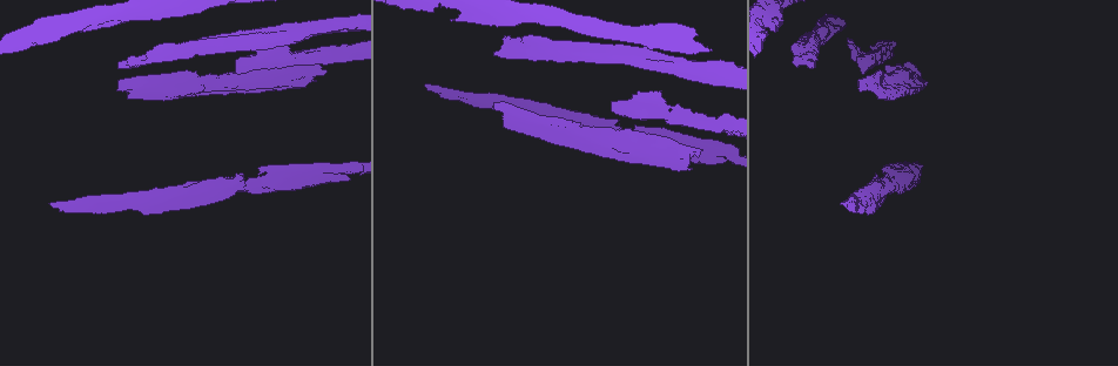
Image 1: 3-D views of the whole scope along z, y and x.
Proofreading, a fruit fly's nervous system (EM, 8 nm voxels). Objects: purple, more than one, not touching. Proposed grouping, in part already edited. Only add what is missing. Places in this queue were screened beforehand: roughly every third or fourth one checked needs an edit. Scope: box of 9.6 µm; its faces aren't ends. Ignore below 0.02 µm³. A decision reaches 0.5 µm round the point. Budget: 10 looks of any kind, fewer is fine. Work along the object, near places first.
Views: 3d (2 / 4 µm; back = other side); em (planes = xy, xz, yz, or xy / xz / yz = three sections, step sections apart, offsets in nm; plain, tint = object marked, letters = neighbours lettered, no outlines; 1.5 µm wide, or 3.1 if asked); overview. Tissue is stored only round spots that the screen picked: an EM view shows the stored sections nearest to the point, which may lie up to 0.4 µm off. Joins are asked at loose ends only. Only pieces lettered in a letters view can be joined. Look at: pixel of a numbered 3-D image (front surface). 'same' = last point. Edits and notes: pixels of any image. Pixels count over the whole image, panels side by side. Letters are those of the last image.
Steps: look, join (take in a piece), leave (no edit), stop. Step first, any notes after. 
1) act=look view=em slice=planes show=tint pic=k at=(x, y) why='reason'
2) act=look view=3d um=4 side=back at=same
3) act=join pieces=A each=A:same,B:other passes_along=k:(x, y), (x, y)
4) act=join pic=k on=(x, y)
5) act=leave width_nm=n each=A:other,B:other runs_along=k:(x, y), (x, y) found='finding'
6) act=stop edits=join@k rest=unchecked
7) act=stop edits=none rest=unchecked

act=look view=em slice=xz step=4 show=letters pic=1 at=(325, 69) why='branch stops here'

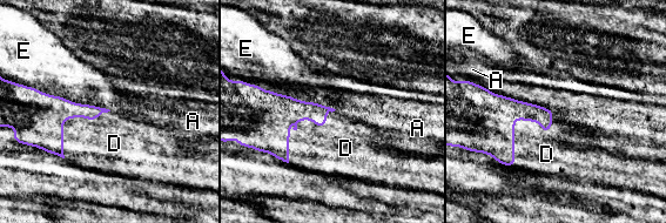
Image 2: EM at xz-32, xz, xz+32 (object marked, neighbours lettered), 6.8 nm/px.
act=join pieces=D each=A:other,D:same,E:other found='it goes on there'

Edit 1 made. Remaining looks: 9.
act=look view=overview why='see it whole again'

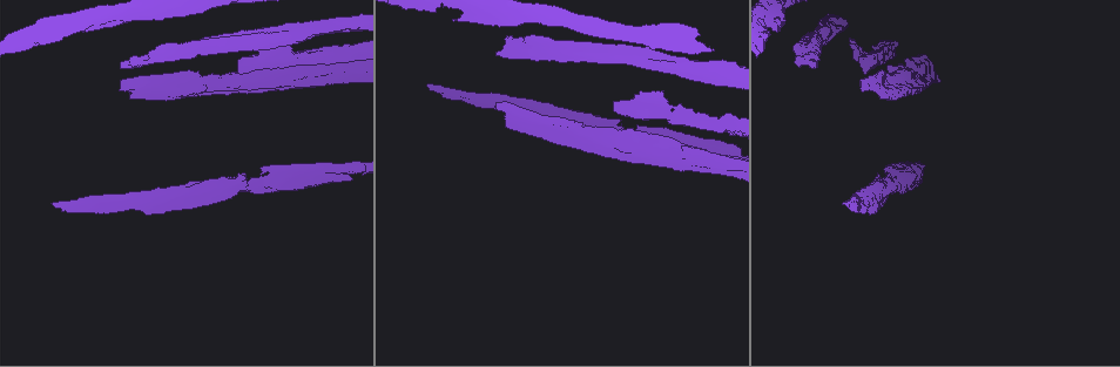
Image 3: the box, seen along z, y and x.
act=look view=em slice=xz step=8 show=tint pic=3 at=(324, 167)

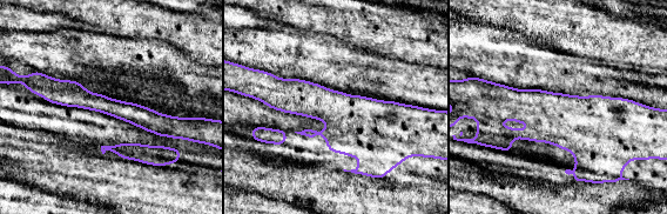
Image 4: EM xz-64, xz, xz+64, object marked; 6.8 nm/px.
act=look view=em slice=planes show=letters at=same why='another direction'

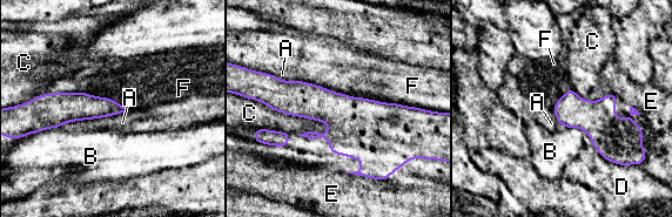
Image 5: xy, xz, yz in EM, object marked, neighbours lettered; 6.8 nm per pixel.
act=leave width_nm=240 each=A:other,B:other,C:other,D:other,E:other,F:other border=5:(260, 101), (330, 129) found='none of them fits'

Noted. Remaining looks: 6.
act=look view=3d um=2 side=back pic=3 at=(908, 91)

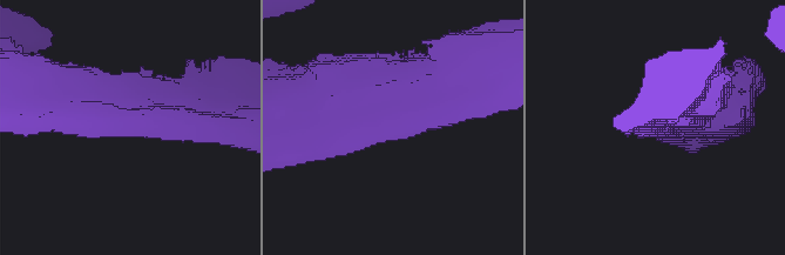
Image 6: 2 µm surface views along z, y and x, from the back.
act=look view=em slice=xy step=4 show=tint pic=6 at=(119, 123) why='now the EM'

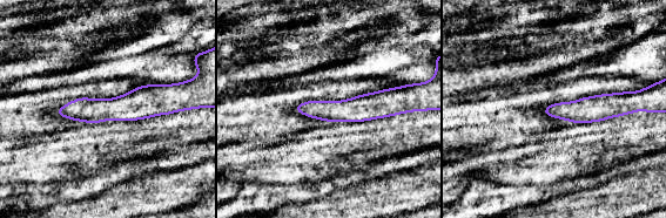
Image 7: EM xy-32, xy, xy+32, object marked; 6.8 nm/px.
act=look view=em slice=planes show=letters at=same why='another direction'

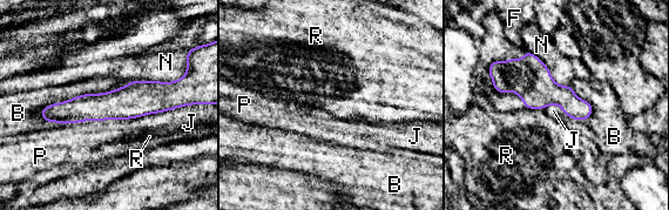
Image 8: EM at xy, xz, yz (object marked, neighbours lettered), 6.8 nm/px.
act=leave each=B:other,F:other,J:other,N:other,P:other,R:other runs_along=8:(174, 97), (140, 97), (44, 113) found='none of them fits'

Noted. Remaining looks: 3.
act=look view=em slice=planes show=letters pic=3 at=(426, 86) why='long arm stops here'

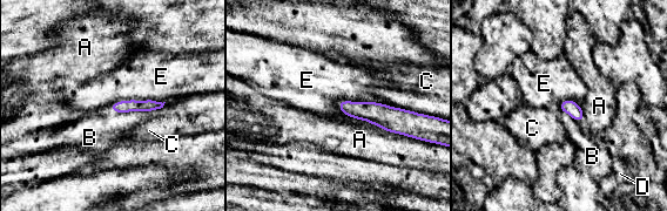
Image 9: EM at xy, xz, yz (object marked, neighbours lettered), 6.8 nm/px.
act=join pieces=B longest_contact=B:360nm each=A:other,B:same,C:other,D:other,E:other passes_along=9:(132, 104), (135, 110), (106, 128) found='the neuron continues'

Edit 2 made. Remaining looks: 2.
act=stop edits=join@2,join@9 rest=unchecked

